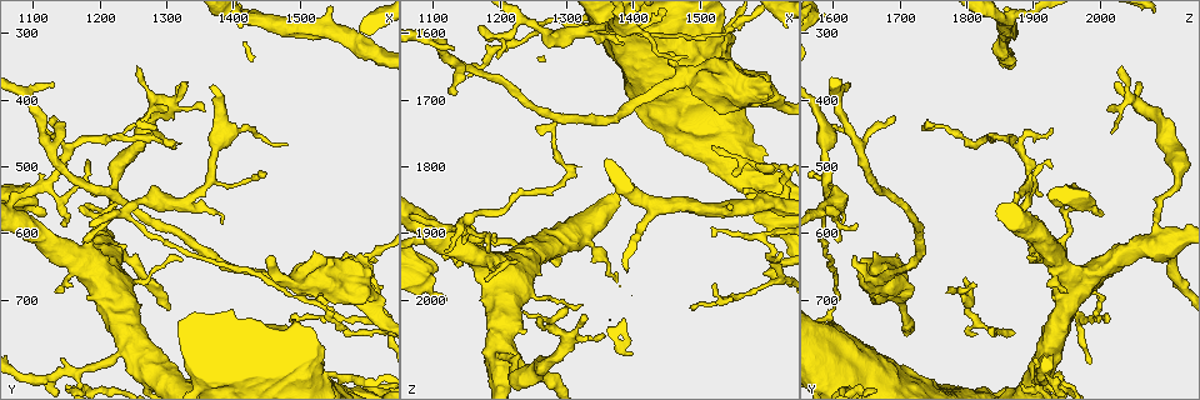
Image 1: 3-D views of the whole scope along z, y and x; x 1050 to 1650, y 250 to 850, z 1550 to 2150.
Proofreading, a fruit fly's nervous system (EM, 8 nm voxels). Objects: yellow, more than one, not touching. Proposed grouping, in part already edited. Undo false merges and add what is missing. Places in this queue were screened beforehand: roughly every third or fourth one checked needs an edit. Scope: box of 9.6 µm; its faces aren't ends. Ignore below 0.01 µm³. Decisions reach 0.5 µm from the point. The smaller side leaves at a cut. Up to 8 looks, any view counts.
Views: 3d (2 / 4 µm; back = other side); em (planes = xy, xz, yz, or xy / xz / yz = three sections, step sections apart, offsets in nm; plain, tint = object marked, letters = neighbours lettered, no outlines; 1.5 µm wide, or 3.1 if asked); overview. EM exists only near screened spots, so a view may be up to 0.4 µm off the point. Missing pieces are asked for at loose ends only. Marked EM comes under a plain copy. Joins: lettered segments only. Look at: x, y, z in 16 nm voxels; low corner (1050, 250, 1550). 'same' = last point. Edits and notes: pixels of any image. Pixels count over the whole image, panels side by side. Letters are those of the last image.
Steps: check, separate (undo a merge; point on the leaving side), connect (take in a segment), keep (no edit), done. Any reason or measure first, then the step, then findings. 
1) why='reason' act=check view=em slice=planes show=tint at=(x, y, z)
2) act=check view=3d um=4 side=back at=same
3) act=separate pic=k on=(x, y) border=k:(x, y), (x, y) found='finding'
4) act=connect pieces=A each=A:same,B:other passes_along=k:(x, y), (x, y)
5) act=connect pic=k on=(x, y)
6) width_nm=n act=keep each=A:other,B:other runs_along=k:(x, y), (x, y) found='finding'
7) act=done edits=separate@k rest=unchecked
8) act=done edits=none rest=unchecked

why='branch stops here' act=check view=3d um=2 at=(1140, 685, 1950)

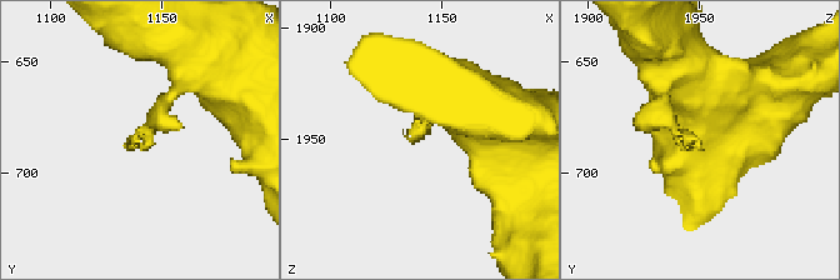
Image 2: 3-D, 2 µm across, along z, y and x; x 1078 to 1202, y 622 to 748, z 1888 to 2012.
act=check view=em slice=xz step=4 show=tint at=(1135, 690, 1951)

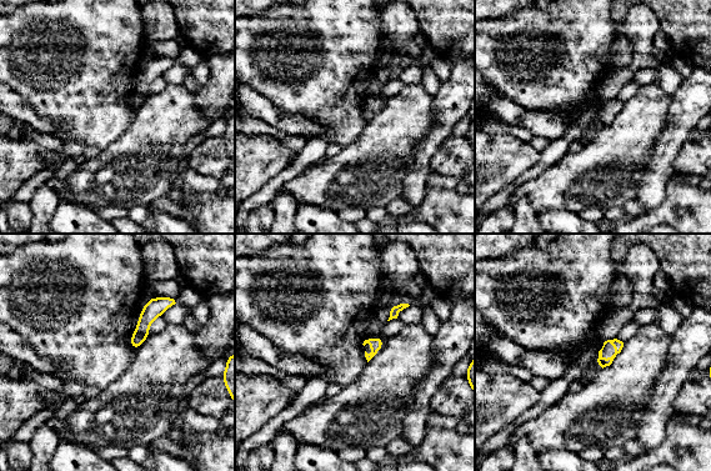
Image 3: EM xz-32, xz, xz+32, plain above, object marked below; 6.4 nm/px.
why='cut it another way' act=check view=em slice=planes show=letters at=same

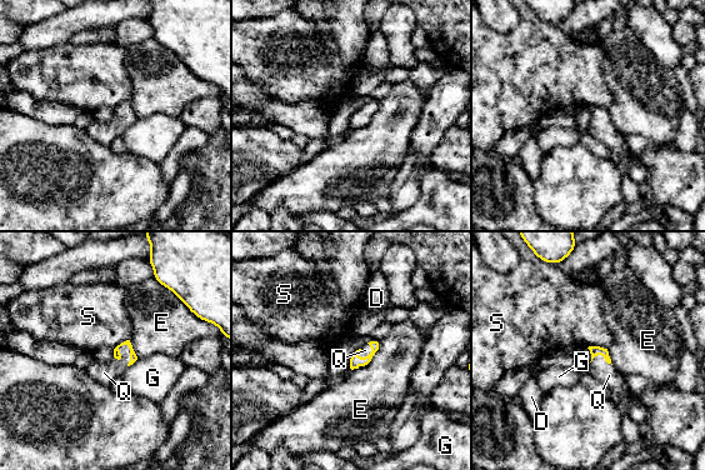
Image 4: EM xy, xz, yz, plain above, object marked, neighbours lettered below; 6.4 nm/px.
act=keep each=D:other,E:other,G:other,Q:other,S:other border=4:(123, 344), (129, 349), (128, 365) found='no lettered segment goes on from it'

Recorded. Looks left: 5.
why='an open end' act=check view=em slice=planes show=letters at=(1120, 570, 2010)

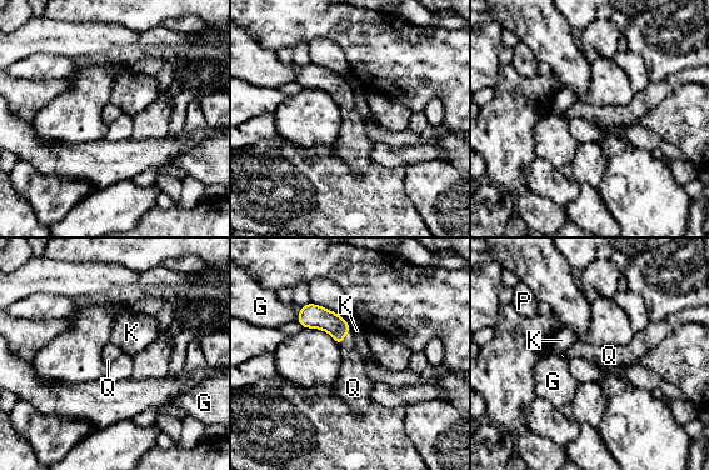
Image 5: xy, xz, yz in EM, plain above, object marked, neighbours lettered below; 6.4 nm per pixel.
longest_contact=Q:140nm act=connect pieces=Q each=G:other,K:other,P:other,Q:same found='the cell continues'

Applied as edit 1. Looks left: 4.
why='tapers out' act=check view=em slice=planes show=letters at=(1130, 430, 1690)

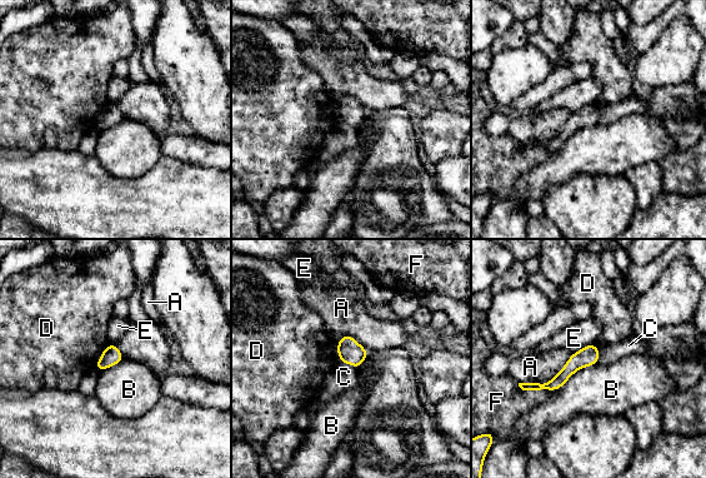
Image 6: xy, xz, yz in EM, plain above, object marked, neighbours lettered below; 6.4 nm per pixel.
longest_contact=A:400nm act=connect pieces=C each=A:other,B:other,C:same,D:other,E:other,F:other passes_along=6:(349, 350), (349, 364), (344, 377) found='the cell continues'

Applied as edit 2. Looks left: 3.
act=done edits=connect@5,connect@6 rest=unchecked

